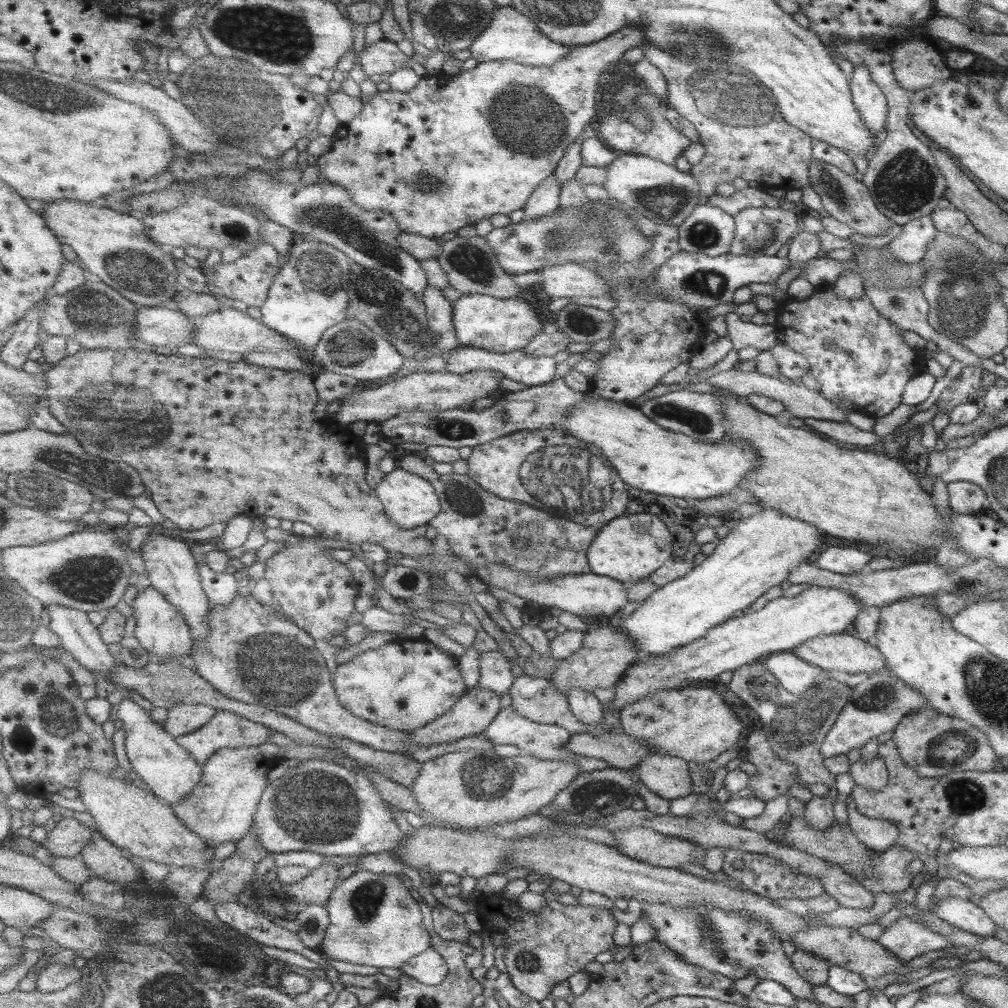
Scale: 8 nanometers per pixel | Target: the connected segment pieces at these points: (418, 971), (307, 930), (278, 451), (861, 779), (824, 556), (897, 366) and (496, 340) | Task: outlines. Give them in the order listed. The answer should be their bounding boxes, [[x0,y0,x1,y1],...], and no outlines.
[[403,948,450,986],[297,904,331,953],[45,348,434,563],[849,755,889,791],[814,546,874,575],[779,287,922,418],[455,294,544,354]]

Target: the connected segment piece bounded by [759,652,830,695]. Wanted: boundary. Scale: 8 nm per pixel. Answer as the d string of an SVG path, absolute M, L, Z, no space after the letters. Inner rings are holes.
M794 653L772 654L766 660L760 661L779 680L787 691L792 695L802 695L813 686L817 686L823 678L827 678L827 671L820 667L808 664L804 660L794 656ZM824 672L824 674L822 674Z

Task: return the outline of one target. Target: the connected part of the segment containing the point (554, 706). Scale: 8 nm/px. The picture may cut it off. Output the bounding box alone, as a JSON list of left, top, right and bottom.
[511,675,589,734]

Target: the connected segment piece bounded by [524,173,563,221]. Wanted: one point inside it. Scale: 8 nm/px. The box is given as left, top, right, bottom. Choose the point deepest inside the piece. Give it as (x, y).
(546, 200)

